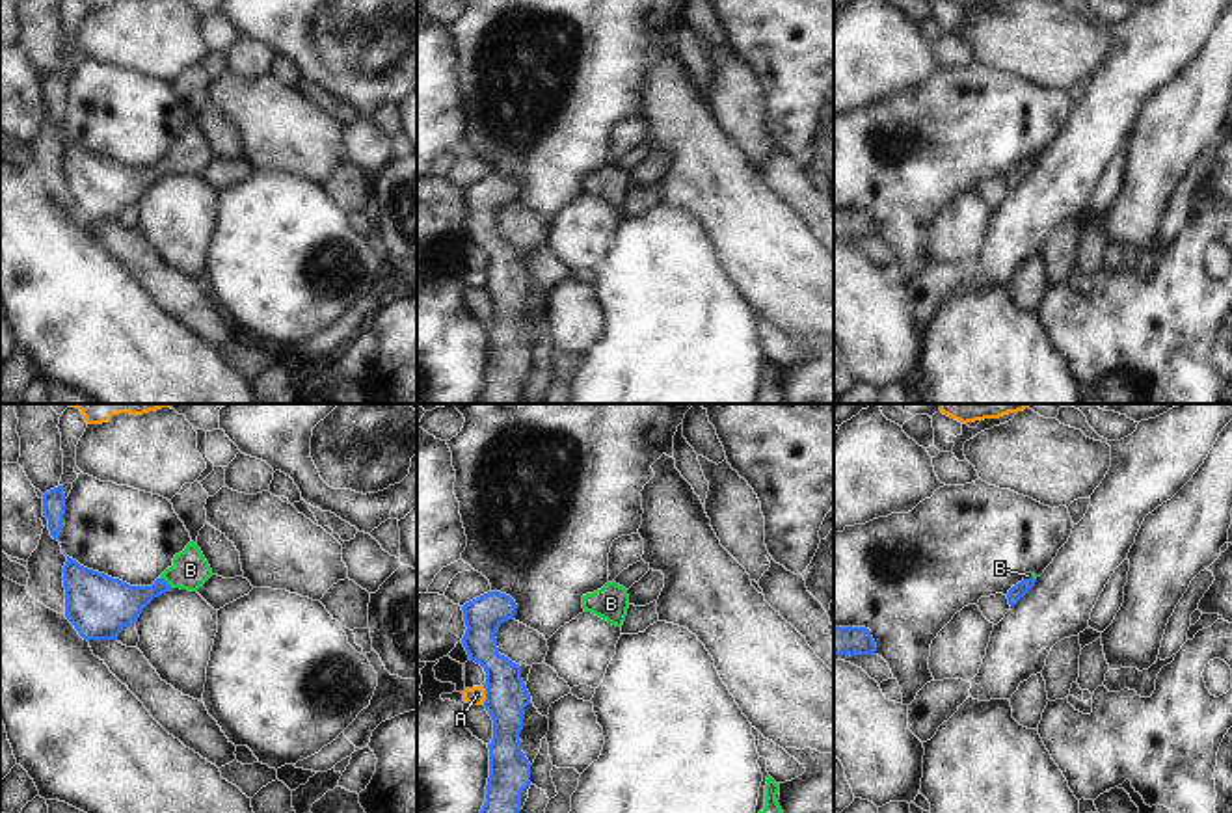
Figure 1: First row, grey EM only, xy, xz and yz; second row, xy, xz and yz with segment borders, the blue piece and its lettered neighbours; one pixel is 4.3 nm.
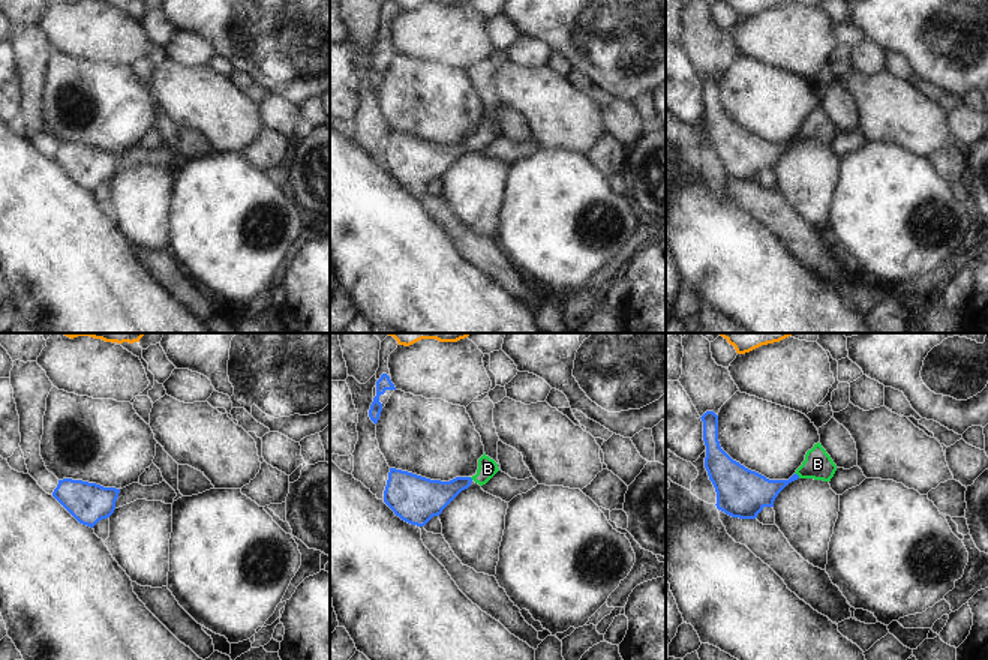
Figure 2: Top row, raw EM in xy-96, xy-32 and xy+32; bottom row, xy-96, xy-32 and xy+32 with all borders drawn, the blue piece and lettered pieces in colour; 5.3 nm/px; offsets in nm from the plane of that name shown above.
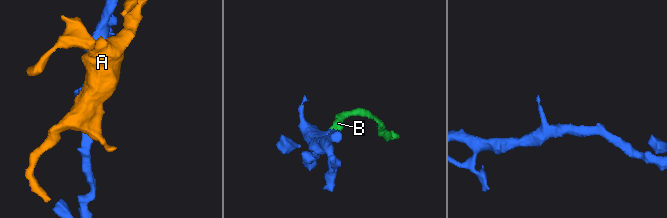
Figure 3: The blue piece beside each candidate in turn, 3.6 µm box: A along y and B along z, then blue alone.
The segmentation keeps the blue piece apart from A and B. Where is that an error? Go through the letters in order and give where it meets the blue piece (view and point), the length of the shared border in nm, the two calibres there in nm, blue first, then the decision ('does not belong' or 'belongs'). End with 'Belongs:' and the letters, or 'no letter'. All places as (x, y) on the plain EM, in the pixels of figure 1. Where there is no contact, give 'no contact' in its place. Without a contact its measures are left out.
A: meets blue in xz at (486, 279); contact 80 nm long; 190 nm thick on the blue side, 80 nm on the other; does not belong
B: meets blue in xy at (166, 166); contact 80 nm long; 220 nm thick on the blue side, 160 nm on the other; belongs
Belongs: B

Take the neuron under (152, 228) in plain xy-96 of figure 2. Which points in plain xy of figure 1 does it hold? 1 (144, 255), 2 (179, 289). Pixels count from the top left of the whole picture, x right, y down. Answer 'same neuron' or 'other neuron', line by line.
1: other neuron
2: other neuron

